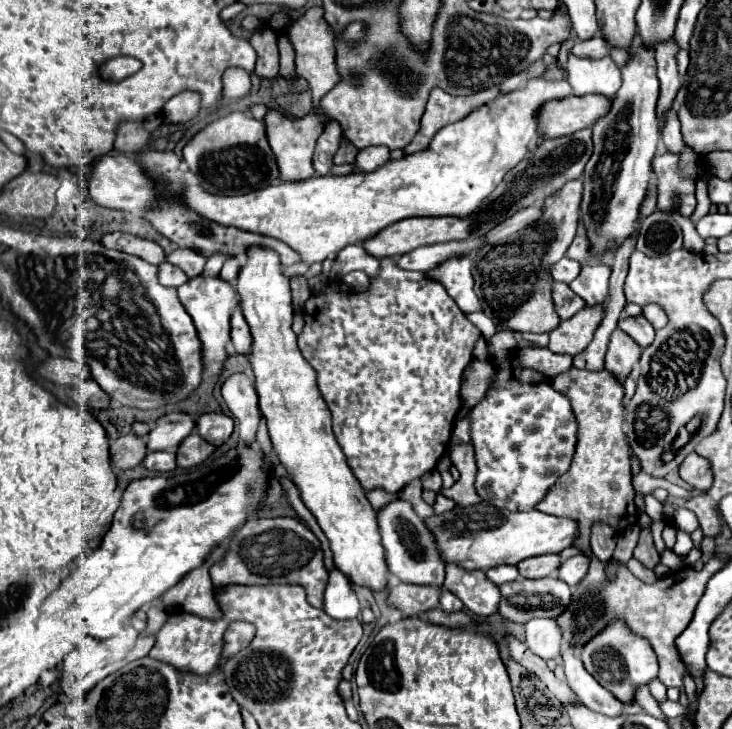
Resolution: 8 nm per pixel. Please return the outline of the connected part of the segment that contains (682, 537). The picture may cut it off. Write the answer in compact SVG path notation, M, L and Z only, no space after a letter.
M678 529L678 541L676 541L676 545L674 545L674 553L680 557L680 567L678 567L678 569L688 567L688 563L686 563L686 555L690 553L692 547L694 547L692 537L690 537L688 533L684 533L684 531Z

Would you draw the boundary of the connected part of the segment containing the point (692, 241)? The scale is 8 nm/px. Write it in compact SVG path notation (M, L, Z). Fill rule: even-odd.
M674 210L672 217L676 222L679 222L683 233L684 247L690 251L702 251L704 241L700 239L700 235L696 231L694 223L690 223L688 218L684 218L678 210Z

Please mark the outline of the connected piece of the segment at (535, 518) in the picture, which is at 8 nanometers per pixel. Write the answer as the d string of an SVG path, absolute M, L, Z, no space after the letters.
M486 503L454 507L442 515L424 519L424 523L428 525L428 531L436 535L436 545L440 545L440 553L444 553L444 563L458 563L462 569L480 571L486 571L492 565L516 565L518 561L536 555L560 553L570 547L578 535L572 519L544 515L536 509L512 513Z

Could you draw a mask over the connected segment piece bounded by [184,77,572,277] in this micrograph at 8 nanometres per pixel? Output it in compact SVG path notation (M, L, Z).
M530 79L524 89L498 95L494 101L482 105L480 109L472 111L464 119L446 125L436 133L432 143L416 151L412 155L406 155L396 161L388 161L376 171L370 173L352 173L352 175L316 175L316 172L306 181L296 183L280 183L270 185L260 191L252 191L240 197L220 197L204 193L200 185L194 183L194 187L186 187L184 191L184 203L200 213L202 217L216 221L220 225L238 227L244 231L252 231L258 235L268 235L280 241L286 241L292 249L296 249L302 257L302 263L296 265L296 269L284 269L286 277L292 275L304 275L308 267L316 261L324 261L326 255L334 255L342 251L346 245L358 245L372 235L378 235L384 227L408 217L438 217L454 216L466 217L470 215L492 191L494 187L504 179L504 175L516 167L528 153L530 141L536 137L536 111L542 103L550 99L560 99L572 95L572 89L568 81L544 81L544 79Z

